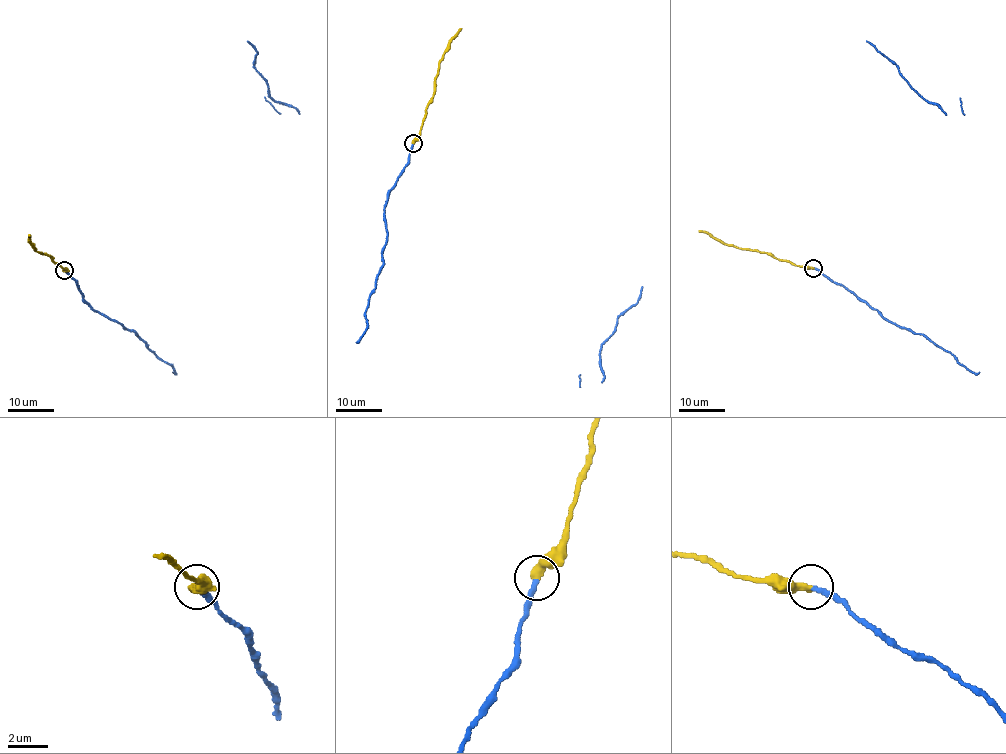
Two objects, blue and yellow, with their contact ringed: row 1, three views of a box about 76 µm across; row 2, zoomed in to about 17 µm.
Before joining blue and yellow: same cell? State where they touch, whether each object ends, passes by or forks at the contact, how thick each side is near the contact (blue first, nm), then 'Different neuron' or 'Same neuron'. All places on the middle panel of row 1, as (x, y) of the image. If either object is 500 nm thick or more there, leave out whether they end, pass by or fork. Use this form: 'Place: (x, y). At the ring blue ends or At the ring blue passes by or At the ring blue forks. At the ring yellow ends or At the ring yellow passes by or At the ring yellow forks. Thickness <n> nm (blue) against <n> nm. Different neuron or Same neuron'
Place: (413, 143). At the ring blue ends. At the ring yellow ends. Thickness 280 nm (blue) against 420 nm. Same neuron

